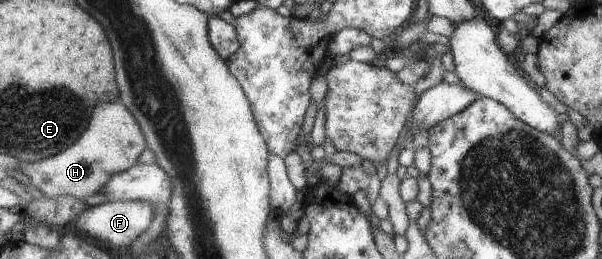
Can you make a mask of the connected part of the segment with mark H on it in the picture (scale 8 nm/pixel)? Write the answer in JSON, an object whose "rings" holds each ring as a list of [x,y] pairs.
{"rings":[[[97,103],[91,113],[87,129],[80,133],[73,145],[67,146],[63,153],[41,159],[41,161],[24,163],[19,170],[29,178],[43,198],[57,199],[61,196],[73,196],[77,199],[91,197],[101,192],[103,185],[114,175],[127,171],[137,163],[145,149],[147,141],[131,111],[122,103]]]}

